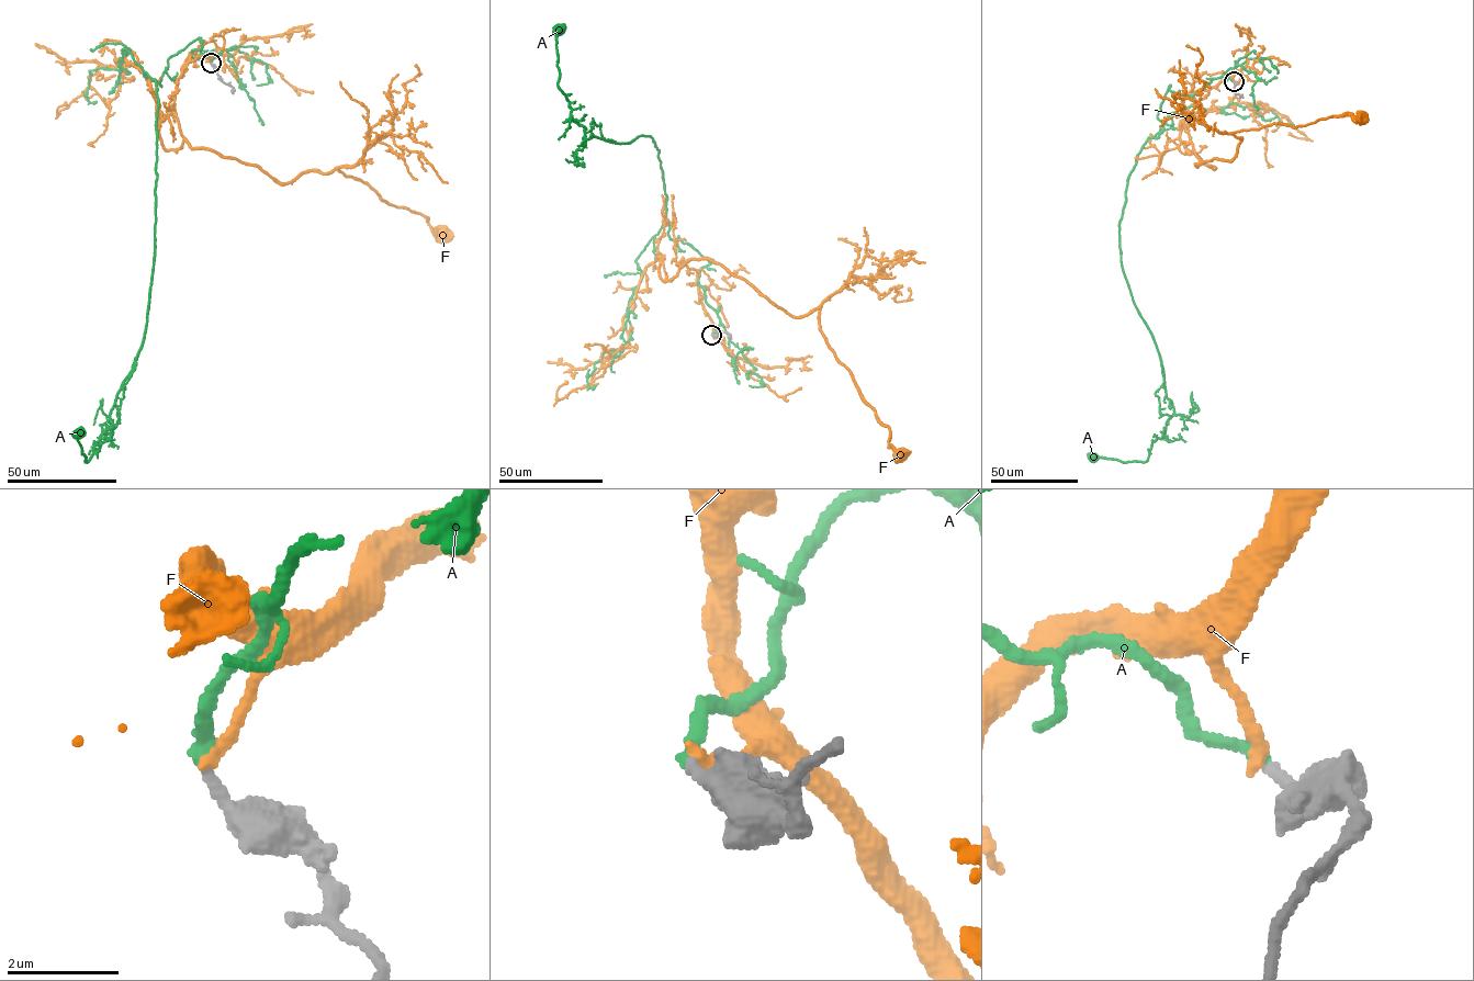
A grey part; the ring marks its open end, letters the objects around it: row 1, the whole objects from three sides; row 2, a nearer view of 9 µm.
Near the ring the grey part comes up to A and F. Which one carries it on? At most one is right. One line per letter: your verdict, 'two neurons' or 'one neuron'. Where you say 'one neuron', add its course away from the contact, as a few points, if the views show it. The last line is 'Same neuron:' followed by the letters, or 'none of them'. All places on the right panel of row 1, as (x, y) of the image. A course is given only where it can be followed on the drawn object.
A: one neuron; course (1234, 81), (1191, 96), (1169, 87), (1163, 130), (1127, 179), (1122, 268), (1173, 414), (1145, 462), (1091, 457)
F: two neurons
Same neuron: A

